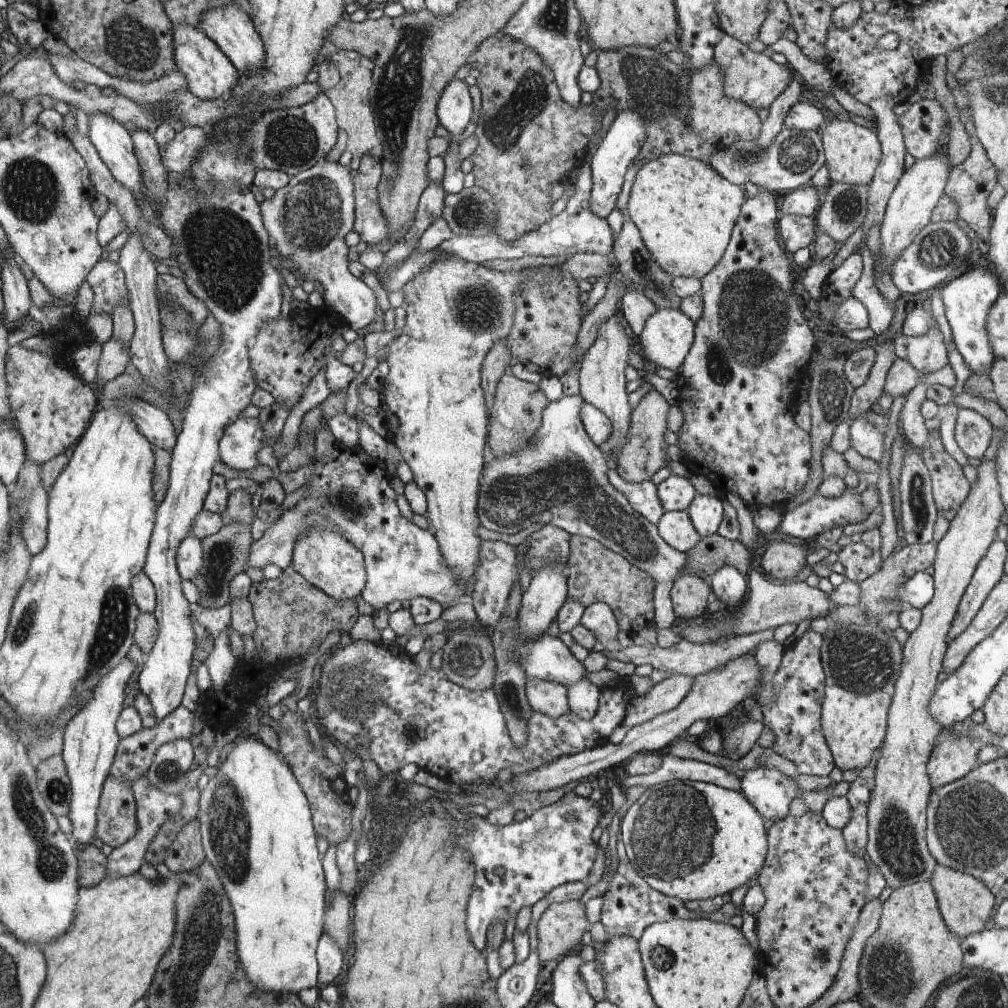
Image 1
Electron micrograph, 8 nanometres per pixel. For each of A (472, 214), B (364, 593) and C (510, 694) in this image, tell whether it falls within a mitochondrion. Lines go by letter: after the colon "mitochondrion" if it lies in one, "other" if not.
A: mitochondrion
B: other
C: mitochondrion

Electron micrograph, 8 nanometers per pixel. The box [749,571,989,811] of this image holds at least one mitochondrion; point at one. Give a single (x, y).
(861, 661)

